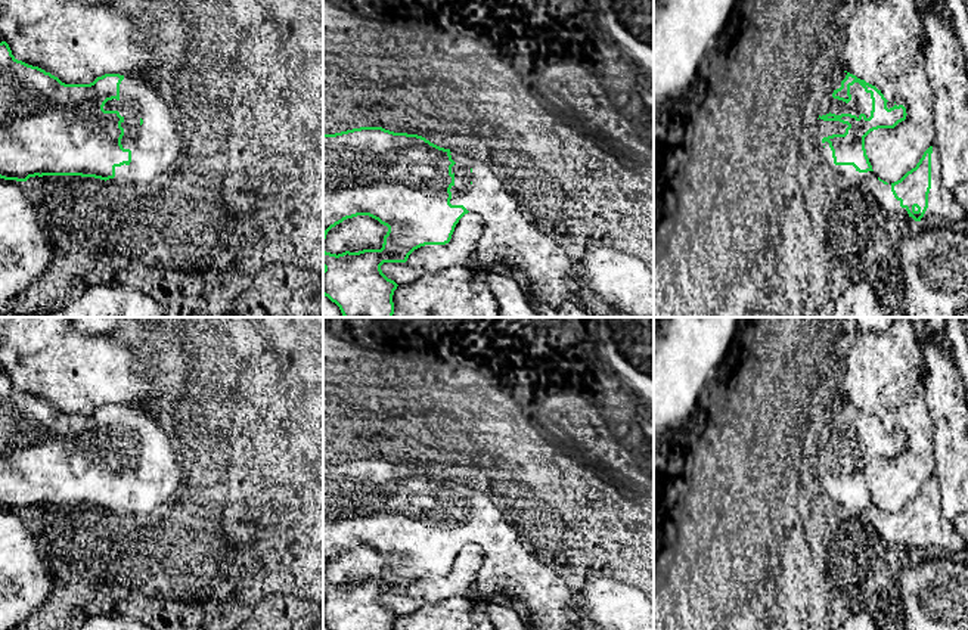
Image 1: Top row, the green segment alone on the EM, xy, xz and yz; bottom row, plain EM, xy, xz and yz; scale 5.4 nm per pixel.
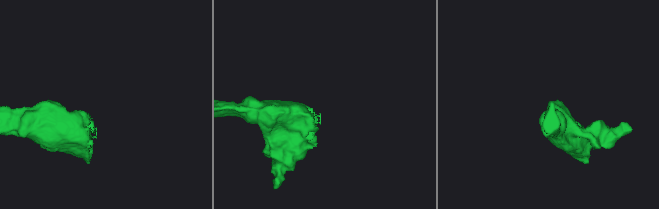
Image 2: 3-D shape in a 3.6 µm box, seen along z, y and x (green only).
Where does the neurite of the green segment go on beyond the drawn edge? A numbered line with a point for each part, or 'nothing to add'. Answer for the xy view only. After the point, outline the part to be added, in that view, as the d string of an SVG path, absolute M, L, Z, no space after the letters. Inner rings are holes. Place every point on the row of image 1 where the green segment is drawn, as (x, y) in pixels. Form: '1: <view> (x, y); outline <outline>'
1: xy (155, 146); outline M125 75L120 84L120 99L108 100L103 109L118 111L124 118L121 145L131 150L131 162L115 167L115 177L108 181L145 186L171 171L183 148L182 136L170 103L145 78Z

